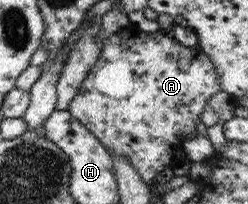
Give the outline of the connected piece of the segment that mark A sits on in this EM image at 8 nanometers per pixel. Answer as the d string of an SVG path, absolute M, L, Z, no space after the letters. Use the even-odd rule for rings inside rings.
M129 24L104 39L96 62L81 81L66 110L112 154L124 155L140 175L142 183L150 186L151 179L164 167L174 168L190 161L184 155L182 142L200 129L200 115L208 99L219 92L221 88L214 64L197 45L182 46L170 34L143 32Z

